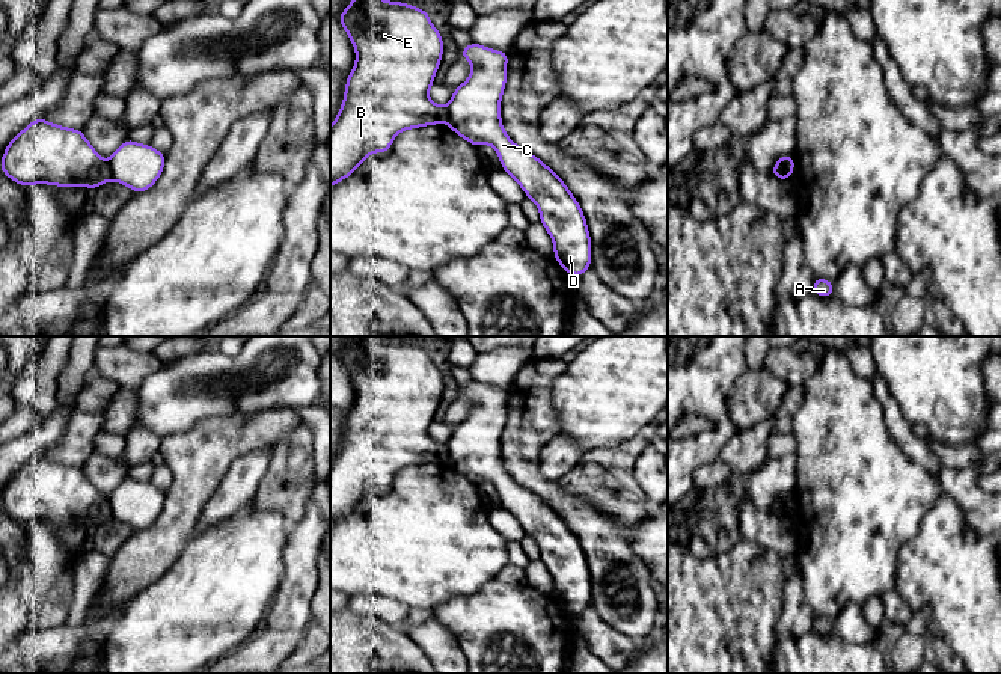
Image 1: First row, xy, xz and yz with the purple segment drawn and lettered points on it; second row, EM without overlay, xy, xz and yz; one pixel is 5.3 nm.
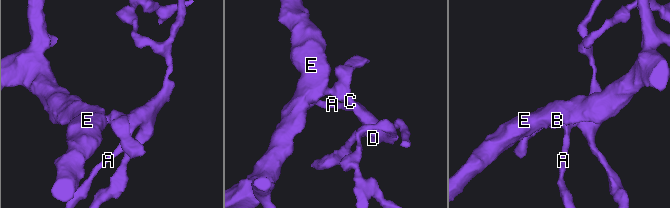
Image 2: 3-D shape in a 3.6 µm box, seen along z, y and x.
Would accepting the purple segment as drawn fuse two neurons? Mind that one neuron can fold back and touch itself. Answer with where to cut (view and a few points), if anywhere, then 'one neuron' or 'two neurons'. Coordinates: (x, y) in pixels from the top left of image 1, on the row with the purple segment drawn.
cut xy (107, 163), (112, 178); two neurons

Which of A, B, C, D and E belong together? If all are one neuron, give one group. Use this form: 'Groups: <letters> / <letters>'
Groups: A C D / B E

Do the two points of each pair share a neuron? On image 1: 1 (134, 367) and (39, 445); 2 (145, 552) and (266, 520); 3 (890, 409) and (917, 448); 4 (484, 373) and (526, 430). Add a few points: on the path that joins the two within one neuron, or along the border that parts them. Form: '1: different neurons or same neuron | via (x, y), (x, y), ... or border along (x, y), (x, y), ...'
1: different neurons | border along (76, 400), (76, 409), (62, 436), (45, 451)
2: different neurons | border along (195, 530), (183, 551), (165, 570)
3: same neuron | via (894, 418), (908, 439)
4: different neurons | border along (531, 361), (517, 373), (508, 389)

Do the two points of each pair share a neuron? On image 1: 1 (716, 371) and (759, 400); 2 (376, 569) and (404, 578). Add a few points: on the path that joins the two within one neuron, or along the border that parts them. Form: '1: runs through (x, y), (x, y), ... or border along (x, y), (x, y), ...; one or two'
1: border along (748, 368), (736, 382), (728, 398), (730, 418); two
2: runs through (383, 569), (397, 570); one

